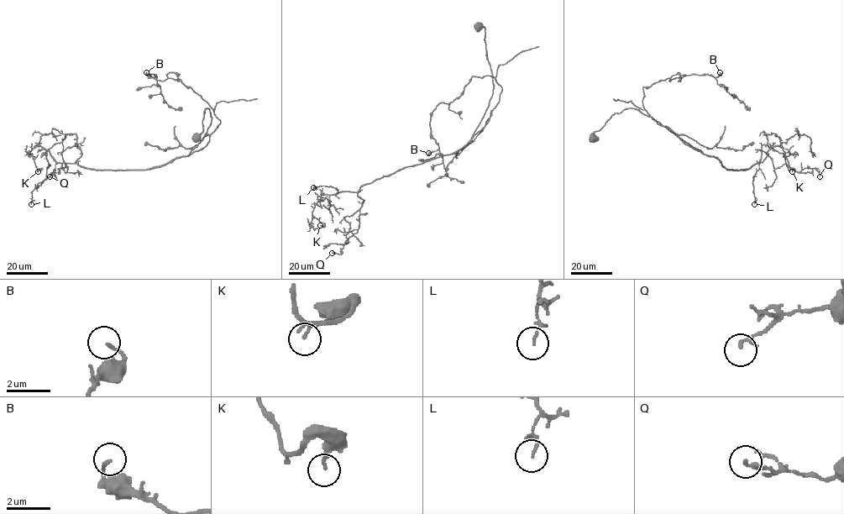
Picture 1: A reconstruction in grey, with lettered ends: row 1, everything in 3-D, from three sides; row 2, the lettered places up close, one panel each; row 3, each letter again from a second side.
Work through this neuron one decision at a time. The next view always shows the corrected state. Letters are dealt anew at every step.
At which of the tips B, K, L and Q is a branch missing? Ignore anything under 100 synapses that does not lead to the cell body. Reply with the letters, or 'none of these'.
none of these

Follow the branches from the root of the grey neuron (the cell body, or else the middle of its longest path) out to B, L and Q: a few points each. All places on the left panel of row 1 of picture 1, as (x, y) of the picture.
B: (196, 138), (207, 108), (211, 124), (191, 153), (220, 123), (212, 107), (180, 81), (146, 72)
L: (196, 138), (207, 108), (211, 124), (187, 155), (148, 169), (57, 163), (32, 191), (31, 204)
Q: (196, 138), (207, 108), (187, 155), (92, 170), (72, 146), (67, 171), (49, 176)

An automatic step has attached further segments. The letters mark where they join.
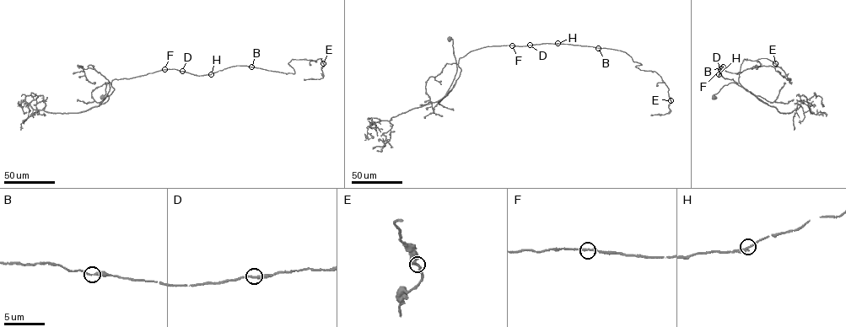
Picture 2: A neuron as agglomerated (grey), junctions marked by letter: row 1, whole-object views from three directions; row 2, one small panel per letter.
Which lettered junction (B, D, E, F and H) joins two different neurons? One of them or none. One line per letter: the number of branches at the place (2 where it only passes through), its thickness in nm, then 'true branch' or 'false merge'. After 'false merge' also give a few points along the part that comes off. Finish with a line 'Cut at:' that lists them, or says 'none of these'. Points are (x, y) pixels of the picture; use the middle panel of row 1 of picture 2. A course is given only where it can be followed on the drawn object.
B: 2 | 240 nm | true branch
D: 2 | 280 nm | true branch
E: 2 | 260 nm | true branch
F: 2 | 220 nm | true branch
H: 2 | 280 nm | true branch
Cut at: none of these

